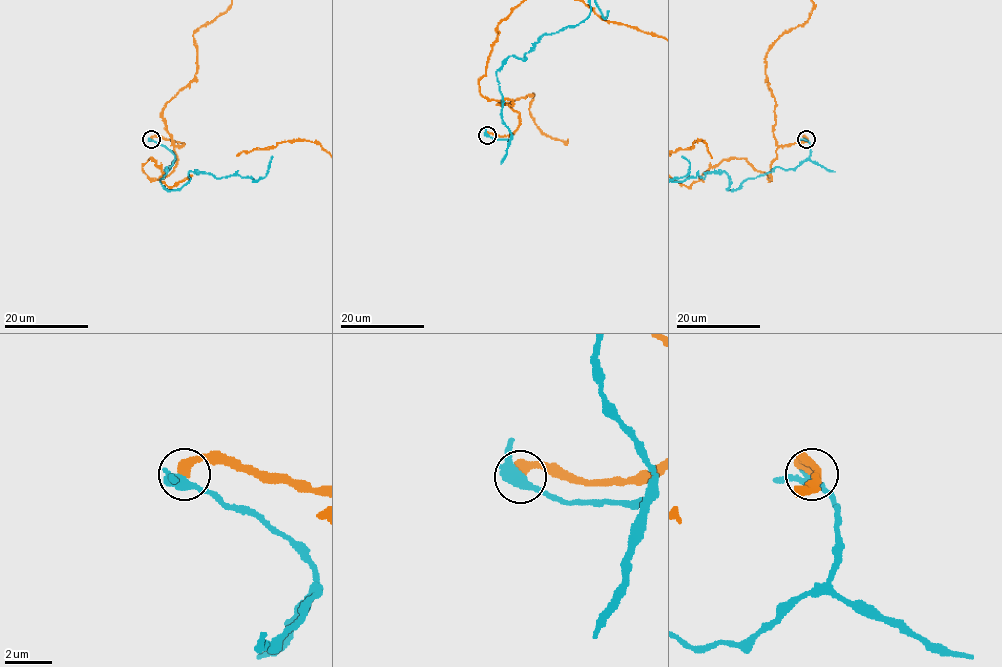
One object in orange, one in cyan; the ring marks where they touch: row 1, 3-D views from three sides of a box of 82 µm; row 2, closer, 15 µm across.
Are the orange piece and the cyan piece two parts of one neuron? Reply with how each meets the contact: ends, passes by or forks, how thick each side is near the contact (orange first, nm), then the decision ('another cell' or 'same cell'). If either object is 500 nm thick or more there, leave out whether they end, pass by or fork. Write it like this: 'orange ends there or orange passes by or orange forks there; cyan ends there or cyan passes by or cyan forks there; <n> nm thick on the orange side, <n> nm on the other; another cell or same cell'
orange ends there; cyan passes by; 440 nm thick on the orange side, 440 nm on the other; another cell

